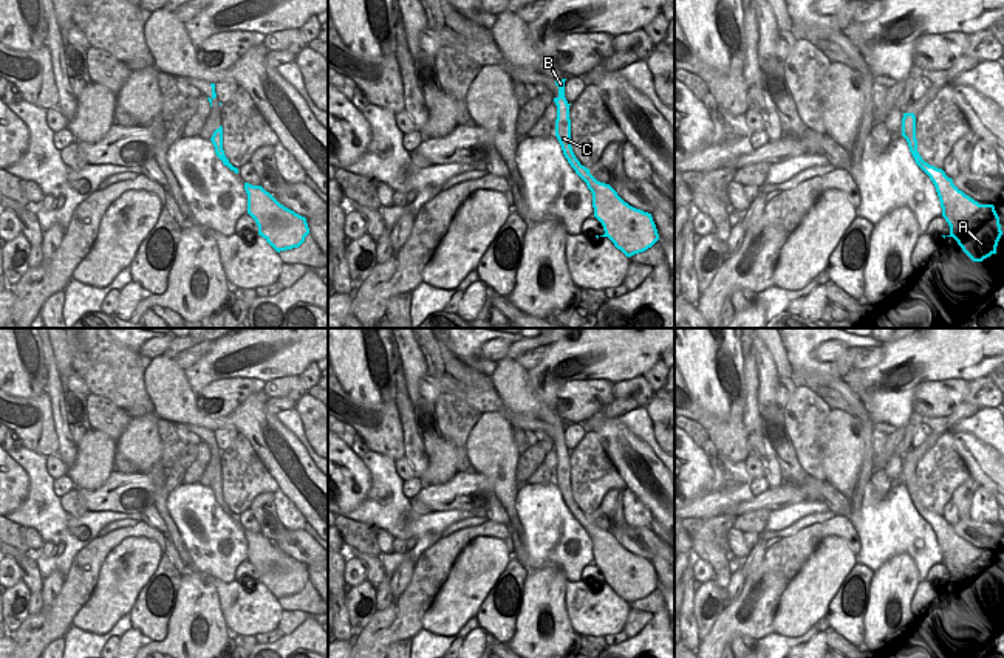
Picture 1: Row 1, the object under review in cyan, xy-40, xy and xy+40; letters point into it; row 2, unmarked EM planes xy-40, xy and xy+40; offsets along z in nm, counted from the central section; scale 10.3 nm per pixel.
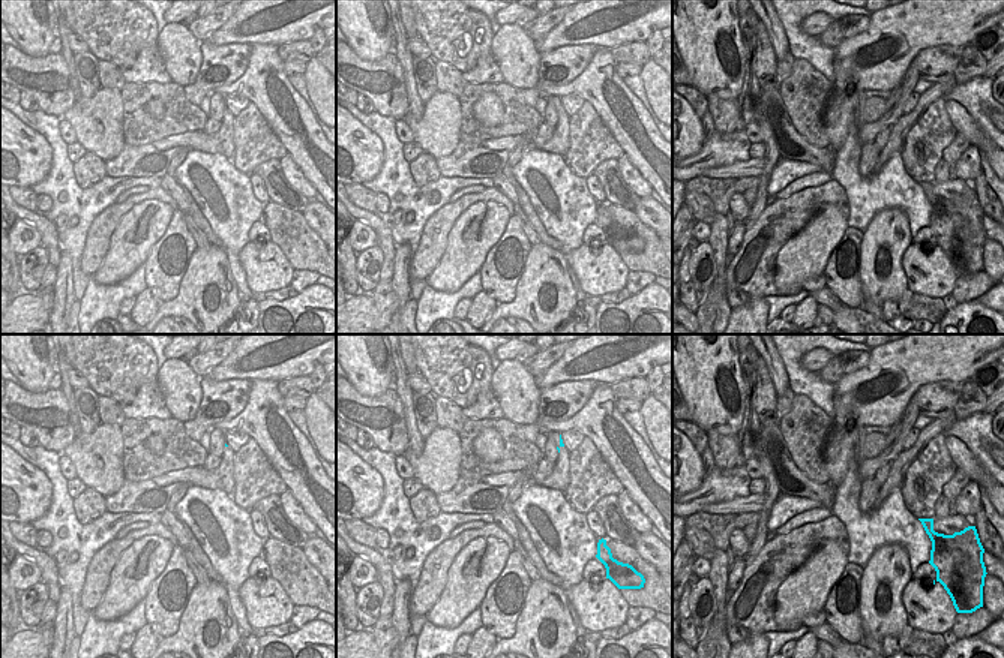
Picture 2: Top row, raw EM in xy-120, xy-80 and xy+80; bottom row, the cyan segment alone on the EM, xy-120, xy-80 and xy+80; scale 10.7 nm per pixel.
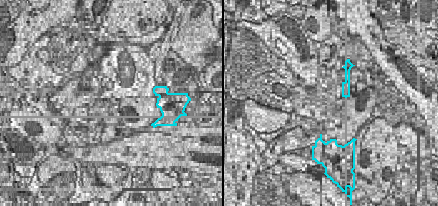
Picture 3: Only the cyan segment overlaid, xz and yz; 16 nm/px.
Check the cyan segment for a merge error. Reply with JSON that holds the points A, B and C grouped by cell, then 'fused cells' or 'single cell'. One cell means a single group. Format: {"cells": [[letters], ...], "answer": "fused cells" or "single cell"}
{"cells": [["A", "B", "C"]], "answer": "single cell"}

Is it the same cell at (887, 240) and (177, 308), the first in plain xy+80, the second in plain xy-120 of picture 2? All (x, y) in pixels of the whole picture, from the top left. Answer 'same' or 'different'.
same

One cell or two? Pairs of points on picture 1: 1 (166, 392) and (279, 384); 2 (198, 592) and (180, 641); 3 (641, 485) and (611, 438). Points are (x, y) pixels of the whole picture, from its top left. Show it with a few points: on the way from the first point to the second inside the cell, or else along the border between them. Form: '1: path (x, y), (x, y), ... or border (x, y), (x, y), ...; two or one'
1: border (263, 389), (268, 397); two
2: path (195, 604), (189, 629); one
3: path (635, 474), (622, 449); one

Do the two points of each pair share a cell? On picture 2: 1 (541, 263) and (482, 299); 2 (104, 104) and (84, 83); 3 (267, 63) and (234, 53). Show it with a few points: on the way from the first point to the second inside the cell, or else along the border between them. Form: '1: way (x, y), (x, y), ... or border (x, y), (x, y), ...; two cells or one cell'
1: border (498, 303), (486, 318); two cells
2: border (101, 87), (90, 96), (81, 96); two cells
3: border (249, 44), (246, 69), (236, 80), (224, 83); two cells

